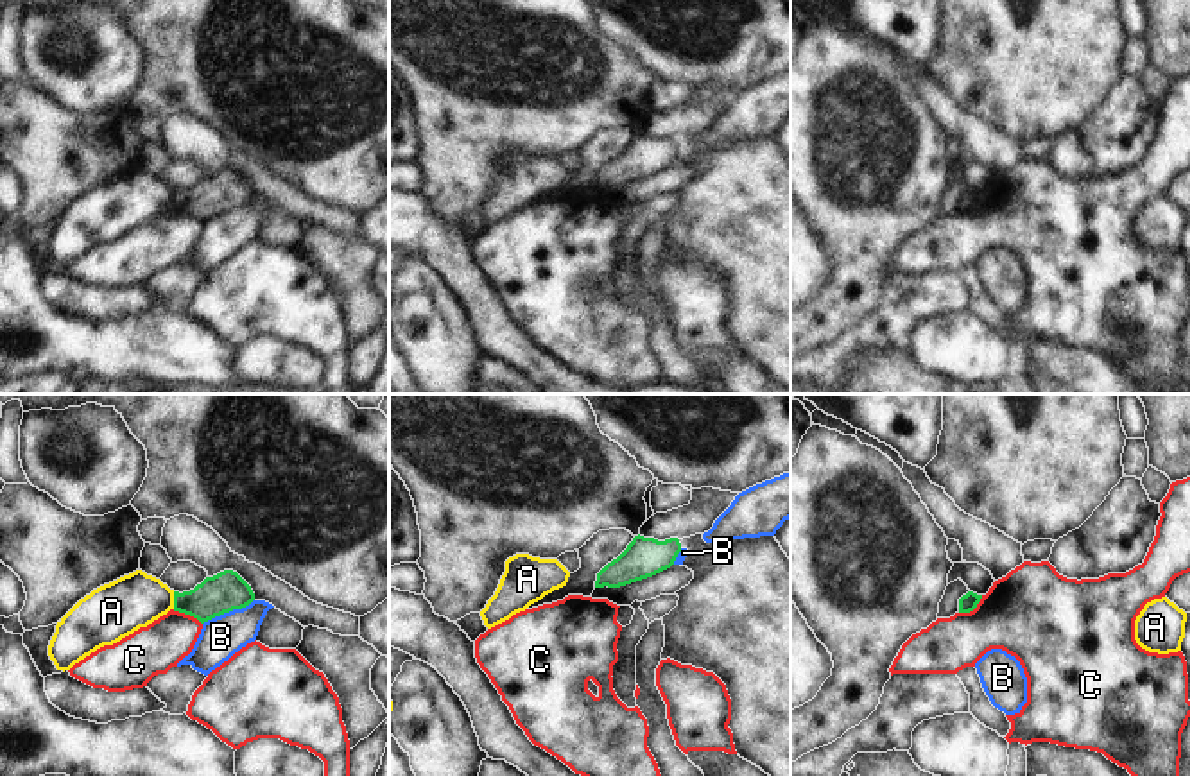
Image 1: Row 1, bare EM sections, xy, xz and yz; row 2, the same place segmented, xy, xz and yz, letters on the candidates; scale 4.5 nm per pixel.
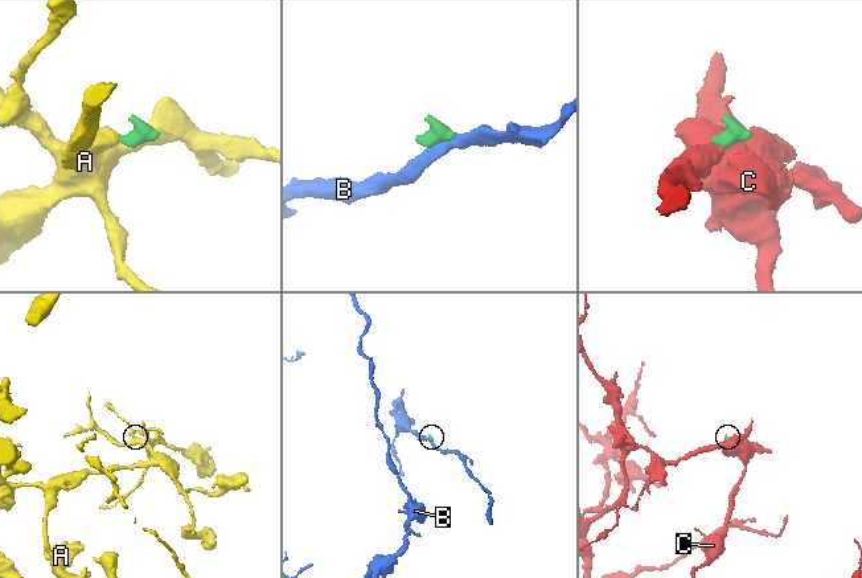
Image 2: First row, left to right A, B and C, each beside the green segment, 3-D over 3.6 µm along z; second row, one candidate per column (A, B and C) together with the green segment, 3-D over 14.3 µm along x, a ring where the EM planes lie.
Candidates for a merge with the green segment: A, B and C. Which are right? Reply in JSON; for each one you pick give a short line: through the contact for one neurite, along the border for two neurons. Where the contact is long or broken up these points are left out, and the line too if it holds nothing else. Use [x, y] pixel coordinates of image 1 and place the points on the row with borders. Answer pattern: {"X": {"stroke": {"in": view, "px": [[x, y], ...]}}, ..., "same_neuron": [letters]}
{"same_neuron": []}

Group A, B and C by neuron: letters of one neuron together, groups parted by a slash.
A / B / C

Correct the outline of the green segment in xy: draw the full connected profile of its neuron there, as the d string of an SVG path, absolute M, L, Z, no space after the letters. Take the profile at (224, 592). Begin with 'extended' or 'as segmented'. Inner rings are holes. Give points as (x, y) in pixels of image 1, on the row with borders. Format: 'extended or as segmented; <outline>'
as segmented; M233 570L206 577L190 591L174 591L174 611L190 615L201 624L242 609L255 600L251 586Z

